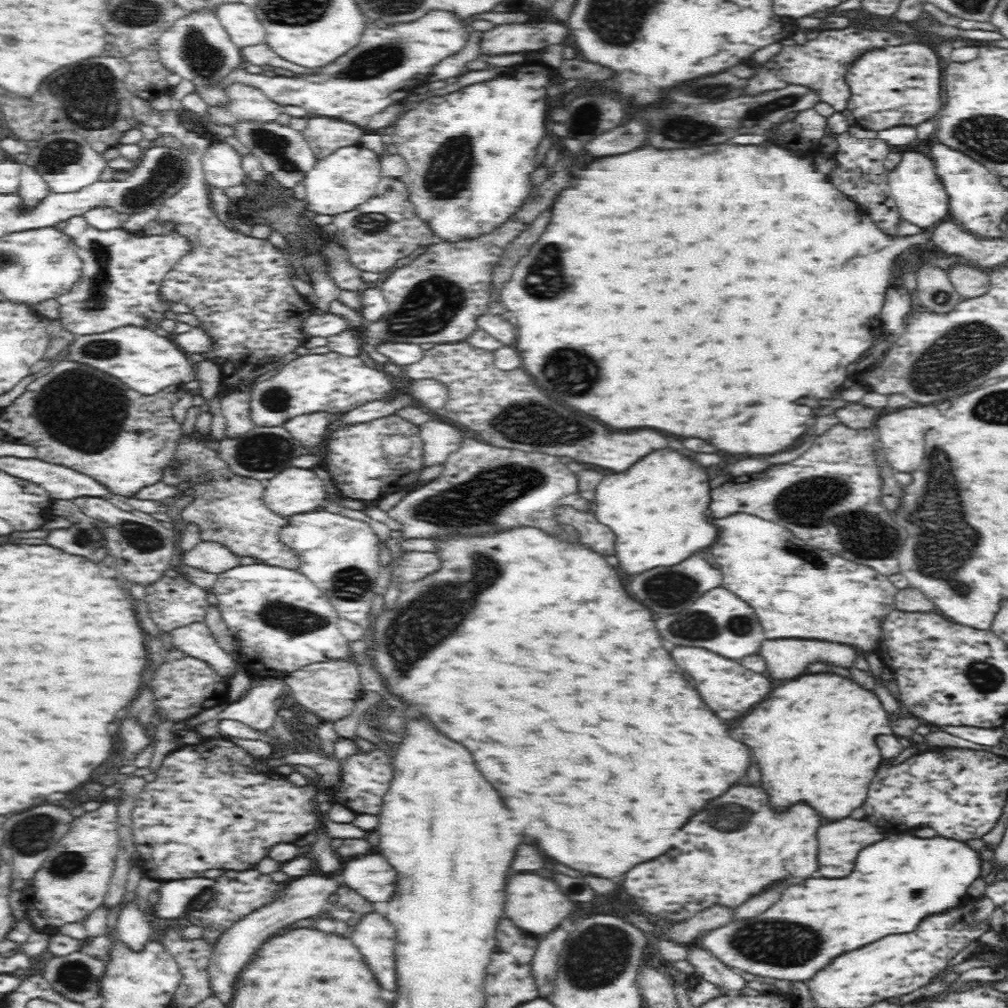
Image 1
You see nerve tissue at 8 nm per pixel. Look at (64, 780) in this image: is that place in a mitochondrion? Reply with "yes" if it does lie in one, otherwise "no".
no

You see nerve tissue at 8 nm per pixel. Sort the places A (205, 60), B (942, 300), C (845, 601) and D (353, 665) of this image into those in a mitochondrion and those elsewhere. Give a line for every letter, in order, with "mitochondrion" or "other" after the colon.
A: mitochondrion
B: mitochondrion
C: other
D: other

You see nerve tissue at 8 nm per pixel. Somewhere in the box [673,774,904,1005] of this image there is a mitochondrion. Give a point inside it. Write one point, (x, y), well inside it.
(777, 943)

